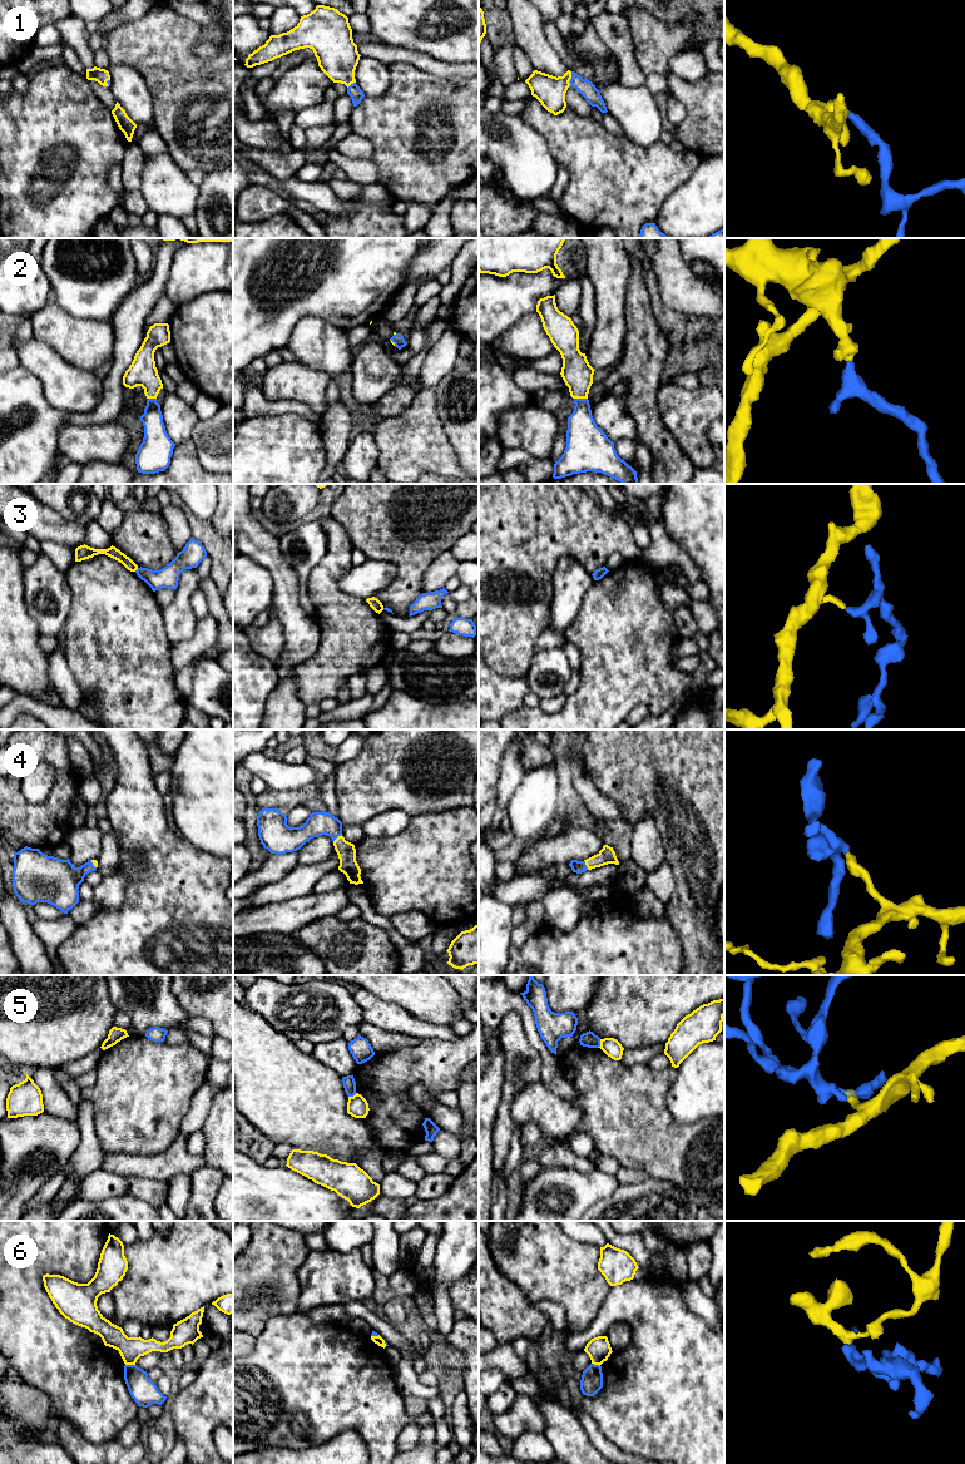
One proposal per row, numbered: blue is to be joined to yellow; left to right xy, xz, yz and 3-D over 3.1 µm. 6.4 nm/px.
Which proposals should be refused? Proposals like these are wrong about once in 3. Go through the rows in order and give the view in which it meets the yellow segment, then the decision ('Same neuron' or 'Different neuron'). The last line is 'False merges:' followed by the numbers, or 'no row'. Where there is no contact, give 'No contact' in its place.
1: Touches yellow in yz. Same neuron
2: Touches yellow in yz. Same neuron
3: Touches yellow in xy. Different neuron
4: Touches yellow in yz. Same neuron
5: Touches yellow in yz. Different neuron
6: Touches yellow in xy. Different neuron
False merges: 3, 5, 6

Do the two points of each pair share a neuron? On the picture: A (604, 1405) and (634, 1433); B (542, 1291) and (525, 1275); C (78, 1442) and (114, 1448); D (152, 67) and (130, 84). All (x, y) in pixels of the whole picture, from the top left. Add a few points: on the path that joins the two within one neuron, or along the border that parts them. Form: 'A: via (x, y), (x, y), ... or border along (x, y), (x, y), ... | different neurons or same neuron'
A: via (612, 1410), (627, 1425) | same neuron
B: via (539, 1286), (530, 1277) | same neuron
C: via (87, 1450), (105, 1450) | same neuron
D: border along (115, 63), (130, 65), (140, 75), (153, 103) | different neurons

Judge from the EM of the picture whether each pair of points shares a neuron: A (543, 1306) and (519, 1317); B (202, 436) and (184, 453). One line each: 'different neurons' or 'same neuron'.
A: different neurons
B: different neurons

